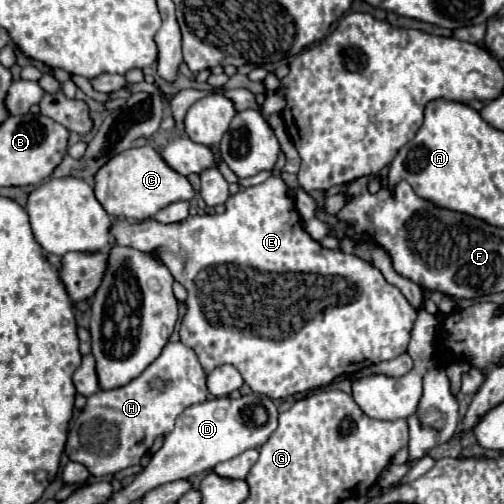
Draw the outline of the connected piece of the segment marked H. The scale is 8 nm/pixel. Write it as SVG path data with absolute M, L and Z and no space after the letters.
M169 342L161 356L127 386L115 390L99 390L87 398L85 408L69 430L65 452L71 460L79 460L93 476L115 474L131 468L151 448L157 436L173 430L175 418L189 406L207 400L205 370L197 354L183 342Z

